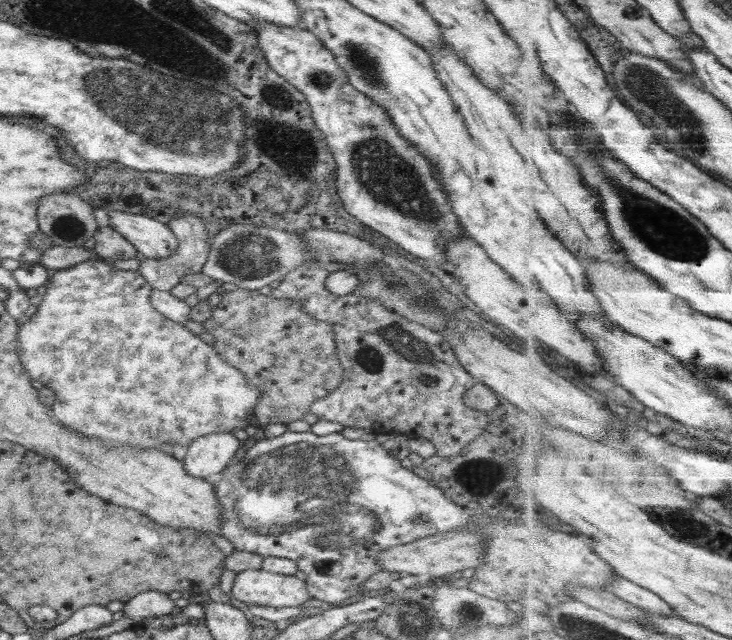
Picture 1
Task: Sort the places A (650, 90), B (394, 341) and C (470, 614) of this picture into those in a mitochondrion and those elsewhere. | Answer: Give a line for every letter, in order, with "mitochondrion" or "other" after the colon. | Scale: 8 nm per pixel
A: mitochondrion
B: mitochondrion
C: mitochondrion

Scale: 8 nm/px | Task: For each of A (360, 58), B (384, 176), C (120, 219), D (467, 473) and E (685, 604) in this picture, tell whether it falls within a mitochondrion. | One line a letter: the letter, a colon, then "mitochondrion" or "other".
A: mitochondrion
B: mitochondrion
C: other
D: other
E: other

